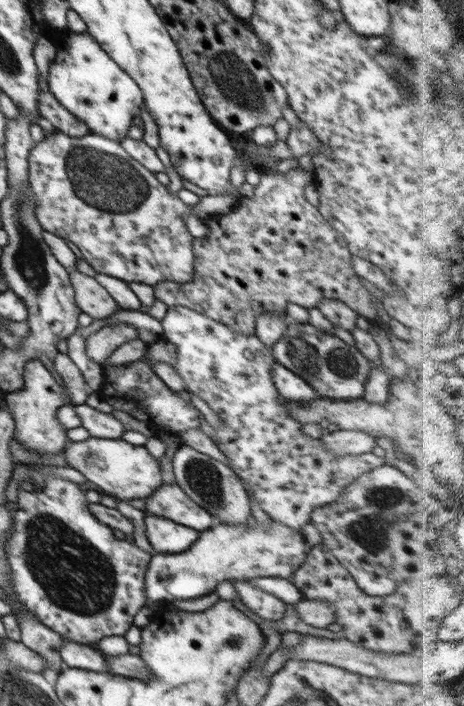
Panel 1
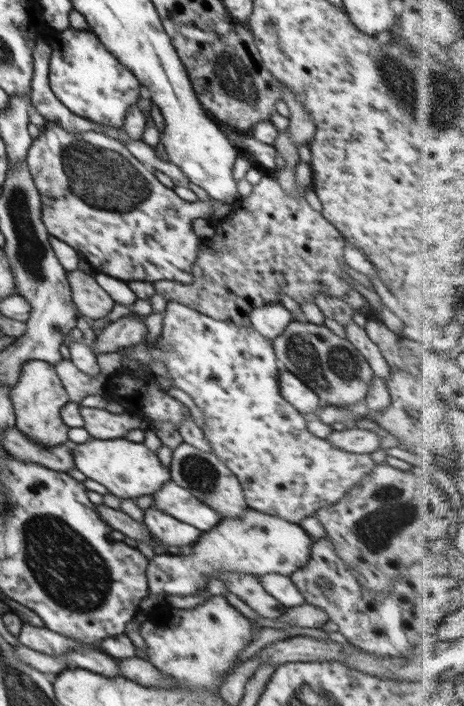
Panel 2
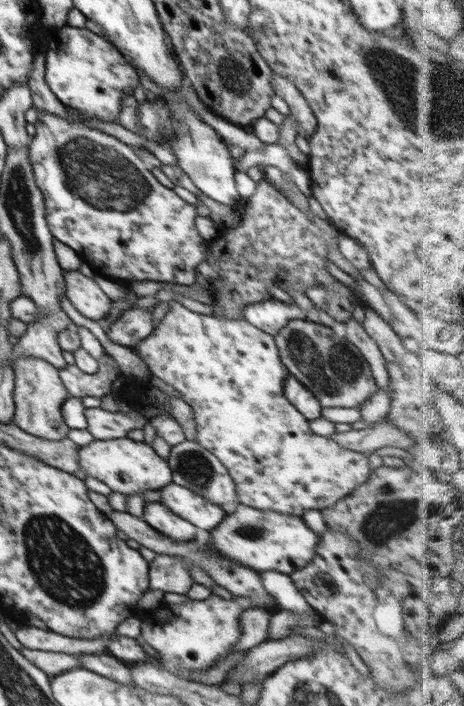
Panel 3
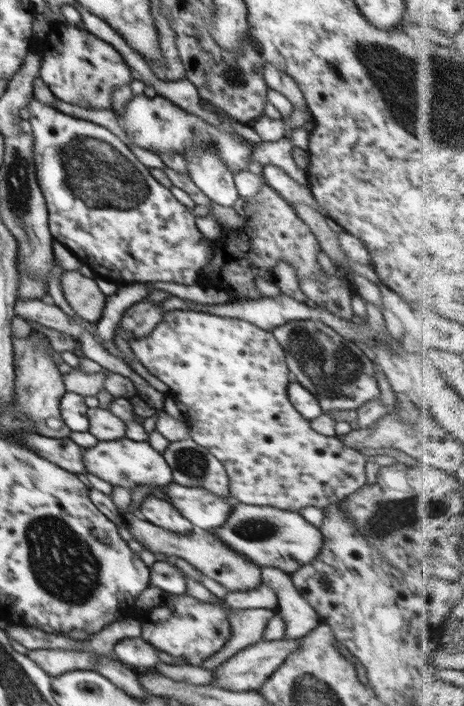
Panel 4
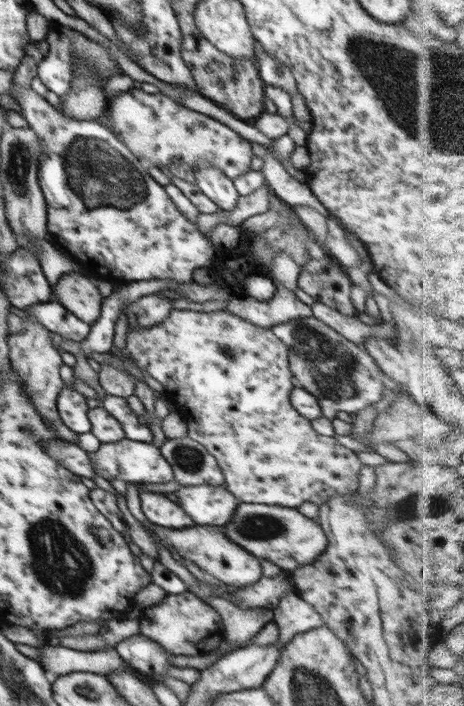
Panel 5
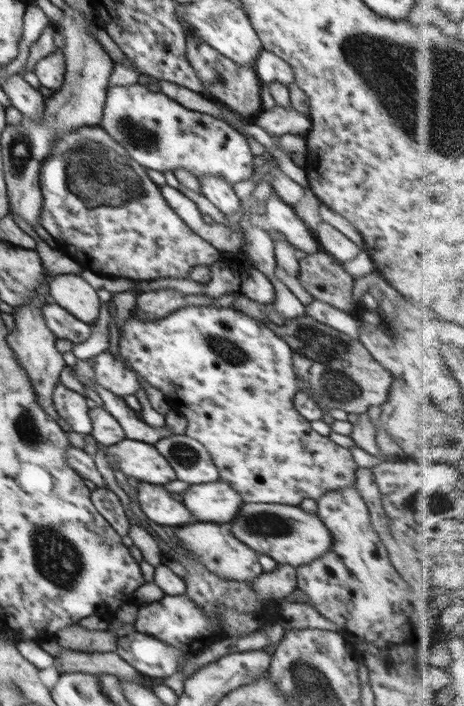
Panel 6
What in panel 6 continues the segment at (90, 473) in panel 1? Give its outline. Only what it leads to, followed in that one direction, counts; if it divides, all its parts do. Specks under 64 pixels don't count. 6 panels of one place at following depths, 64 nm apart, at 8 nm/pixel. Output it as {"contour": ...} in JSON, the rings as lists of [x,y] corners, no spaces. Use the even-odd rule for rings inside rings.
{"contour":[[[126,438],[112,446],[106,446],[103,451],[112,470],[120,469],[127,478],[132,476],[138,481],[162,486],[177,479],[173,466],[158,452],[155,445]]]}

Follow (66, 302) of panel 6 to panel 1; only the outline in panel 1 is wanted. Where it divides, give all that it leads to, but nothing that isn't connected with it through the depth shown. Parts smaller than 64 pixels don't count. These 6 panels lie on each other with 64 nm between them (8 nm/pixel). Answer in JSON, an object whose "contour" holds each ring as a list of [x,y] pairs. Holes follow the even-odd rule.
{"contour":[[[70,270],[69,278],[78,309],[92,320],[109,318],[118,311],[119,307],[110,293],[94,277]]]}

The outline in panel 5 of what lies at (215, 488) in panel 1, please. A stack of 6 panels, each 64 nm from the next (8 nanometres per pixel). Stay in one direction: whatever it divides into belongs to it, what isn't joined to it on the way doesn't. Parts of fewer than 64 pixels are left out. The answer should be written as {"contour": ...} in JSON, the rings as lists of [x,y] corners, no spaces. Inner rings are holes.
{"contour":[[[167,438],[160,446],[162,456],[170,463],[175,480],[182,486],[224,485],[224,474],[206,447],[192,438]]]}

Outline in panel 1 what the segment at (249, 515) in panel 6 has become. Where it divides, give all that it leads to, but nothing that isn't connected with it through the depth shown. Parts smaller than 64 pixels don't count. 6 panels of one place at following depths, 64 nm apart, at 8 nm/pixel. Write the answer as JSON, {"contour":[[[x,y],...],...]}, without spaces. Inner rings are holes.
{"contour":[[[250,516],[247,524],[217,523],[209,530],[202,531],[188,550],[179,554],[154,554],[152,556],[145,574],[147,600],[171,603],[173,599],[198,598],[216,592],[217,584],[223,580],[252,580],[256,577],[282,577],[290,580],[294,570],[305,562],[310,550],[301,532],[274,520],[258,522],[254,516]]]}

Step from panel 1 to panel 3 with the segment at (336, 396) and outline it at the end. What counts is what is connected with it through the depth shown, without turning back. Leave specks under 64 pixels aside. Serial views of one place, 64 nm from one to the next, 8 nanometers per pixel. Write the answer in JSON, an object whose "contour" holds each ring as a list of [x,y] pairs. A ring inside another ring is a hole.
{"contour":[[[296,319],[288,322],[273,337],[289,374],[310,390],[322,407],[358,407],[378,390],[364,355],[348,339],[340,338],[328,326]]]}

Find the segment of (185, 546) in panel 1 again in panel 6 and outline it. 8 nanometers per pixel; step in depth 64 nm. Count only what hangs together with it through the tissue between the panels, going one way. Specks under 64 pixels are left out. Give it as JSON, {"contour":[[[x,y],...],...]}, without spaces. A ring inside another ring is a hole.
{"contour":[[[140,481],[137,493],[142,512],[158,525],[165,528],[178,528],[190,519],[190,510],[182,502],[176,502],[172,494],[162,485]]]}

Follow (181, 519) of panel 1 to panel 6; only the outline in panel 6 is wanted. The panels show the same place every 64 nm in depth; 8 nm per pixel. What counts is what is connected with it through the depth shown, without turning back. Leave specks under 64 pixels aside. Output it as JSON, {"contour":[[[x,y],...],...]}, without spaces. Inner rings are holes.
{"contour":[[[222,479],[218,480],[218,482],[190,485],[189,488],[180,495],[182,496],[182,503],[190,510],[190,513],[196,516],[198,522],[230,524],[230,522],[236,518],[240,507],[244,504],[238,492],[232,490]]]}

